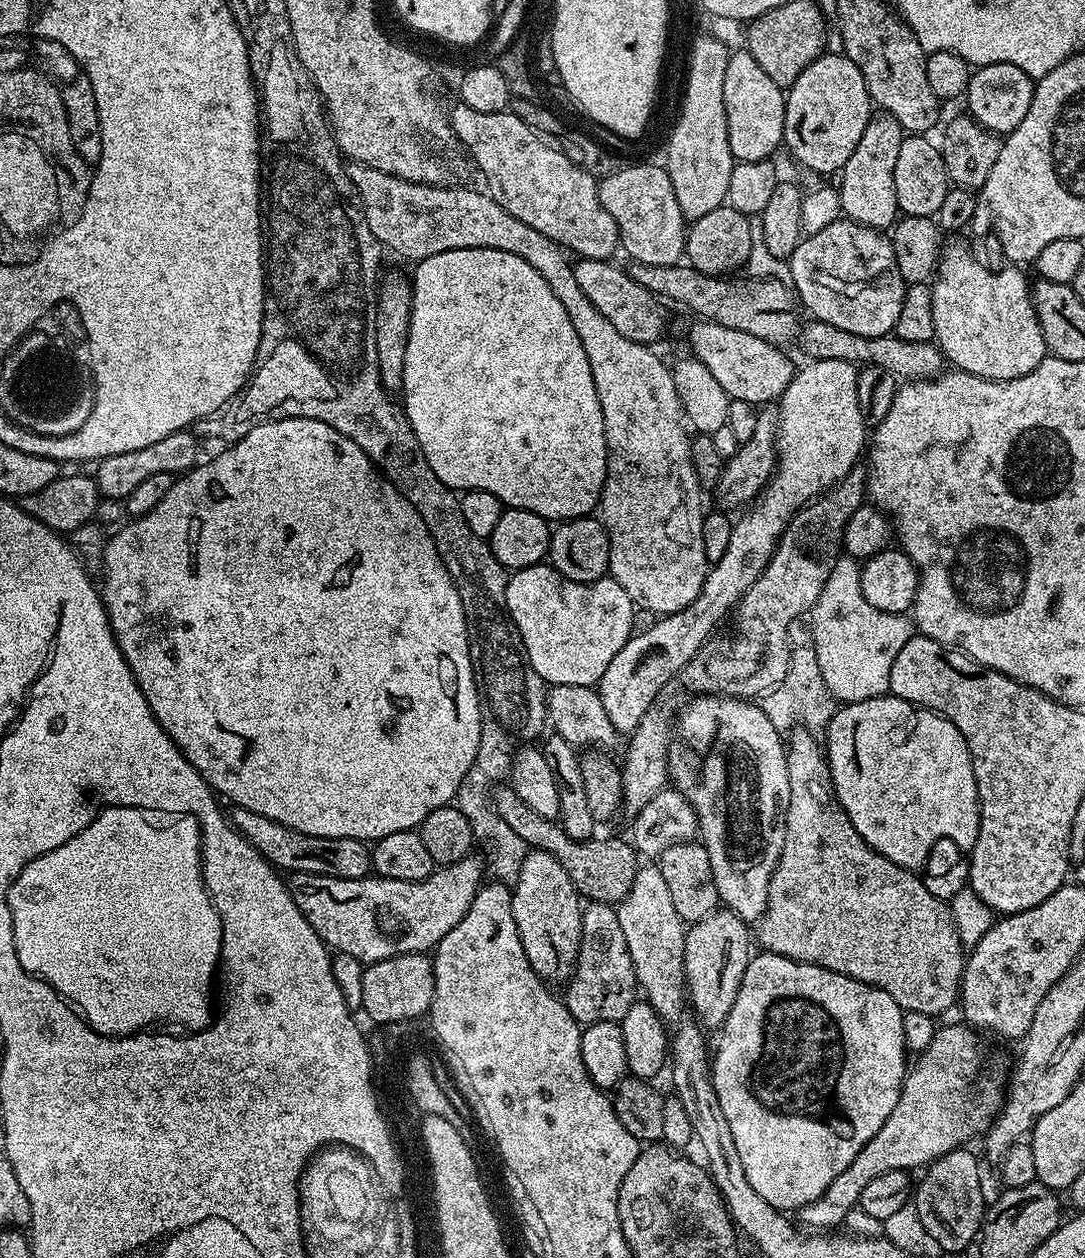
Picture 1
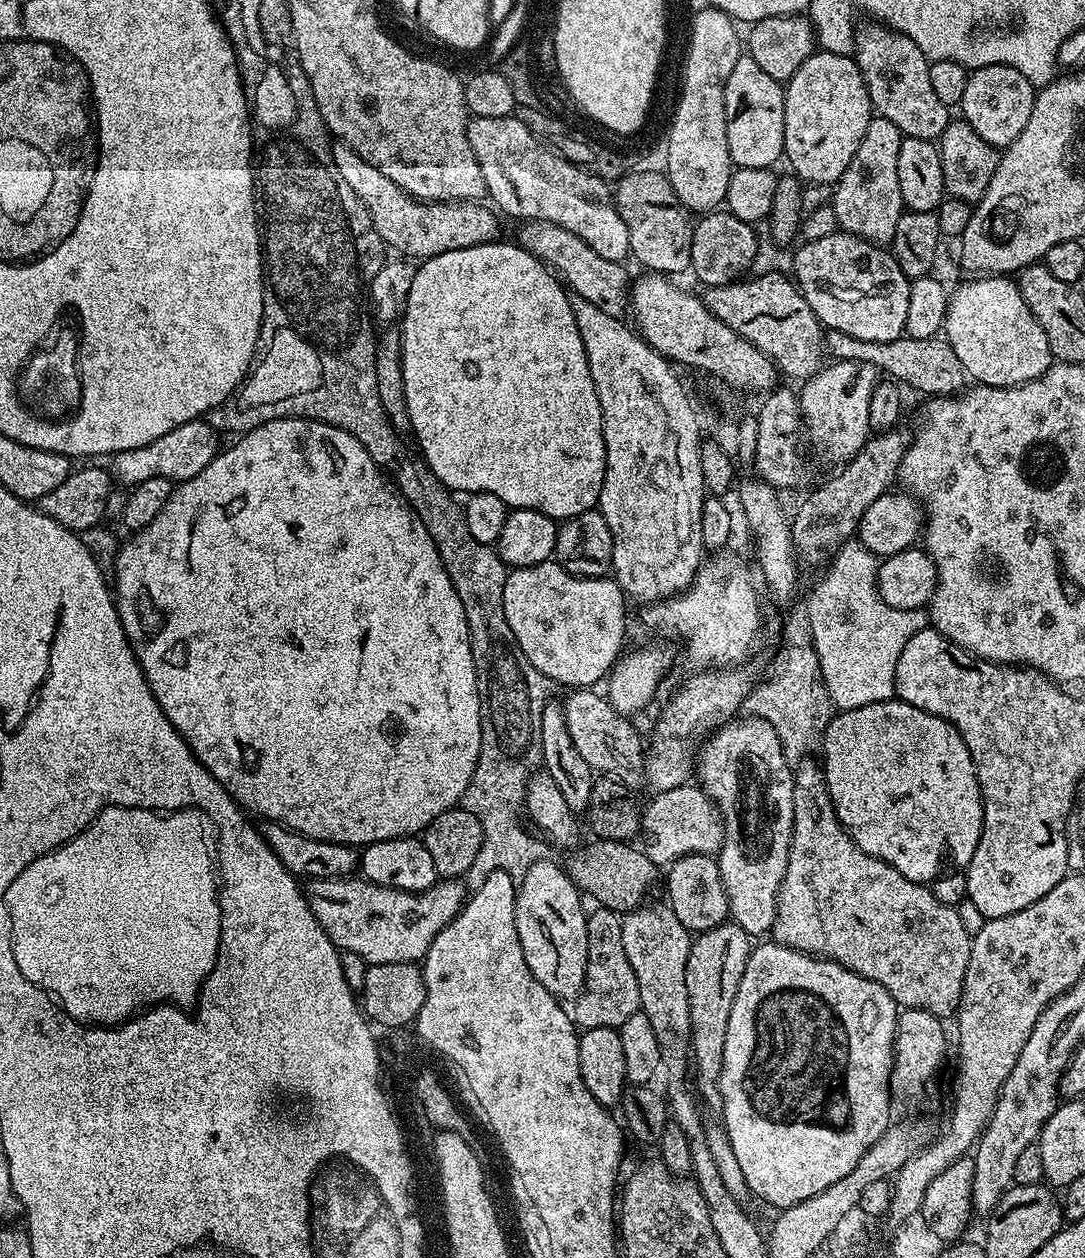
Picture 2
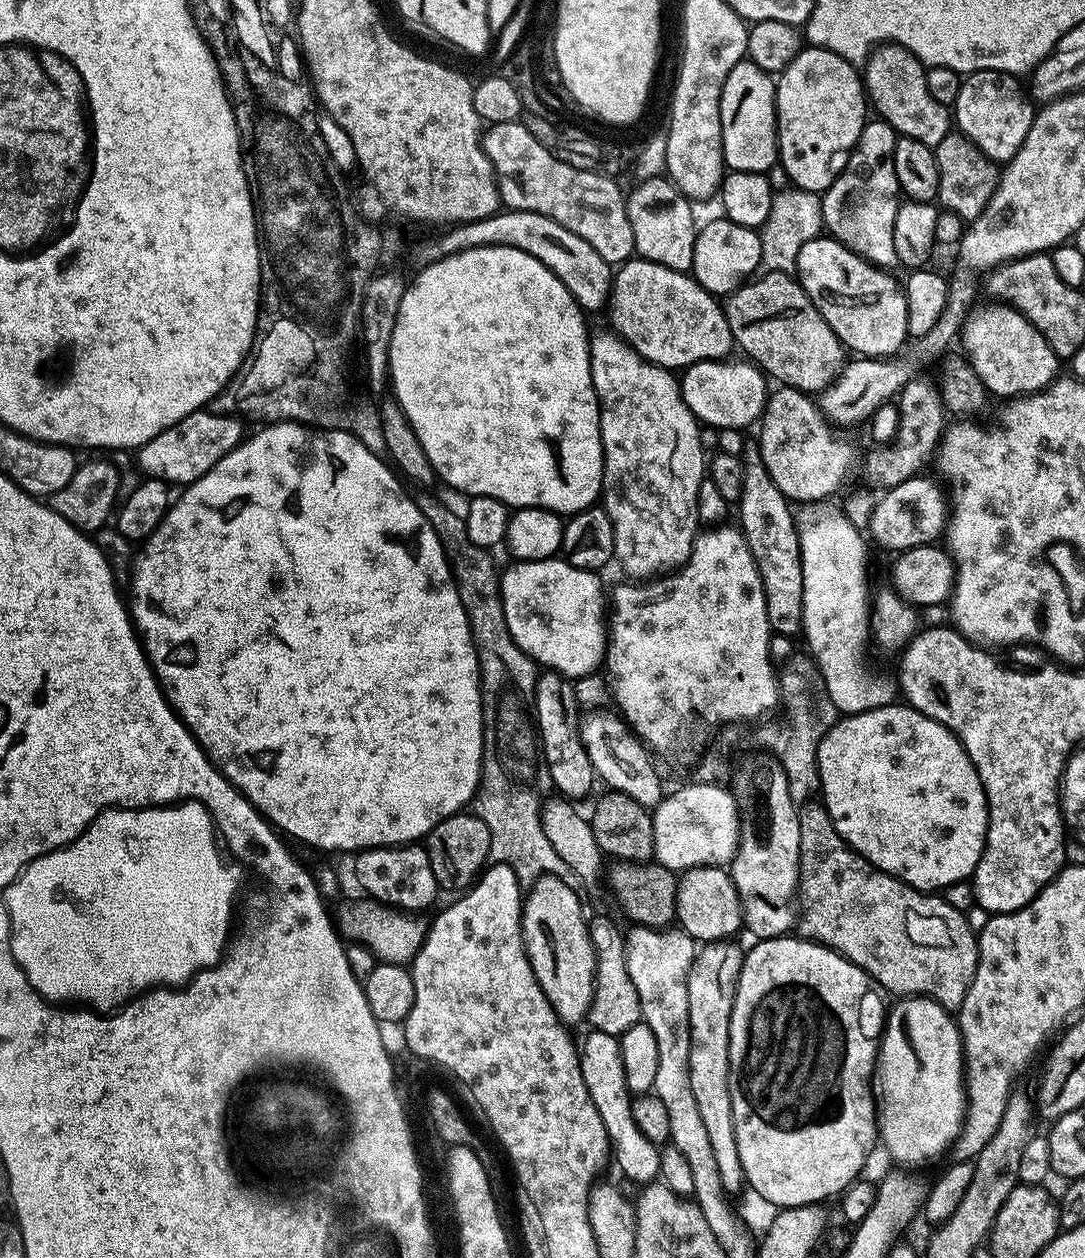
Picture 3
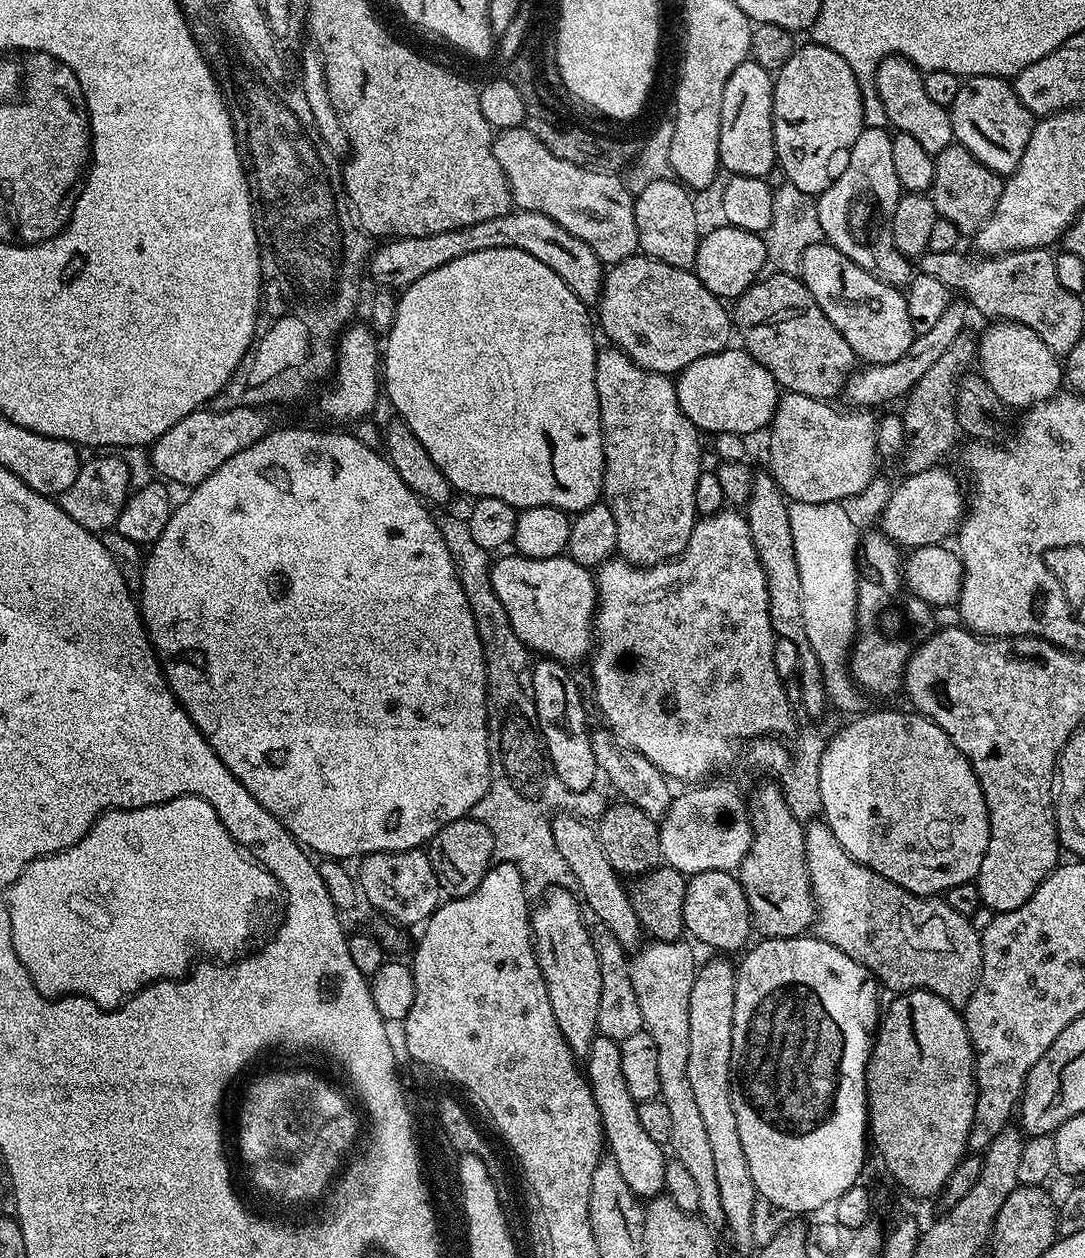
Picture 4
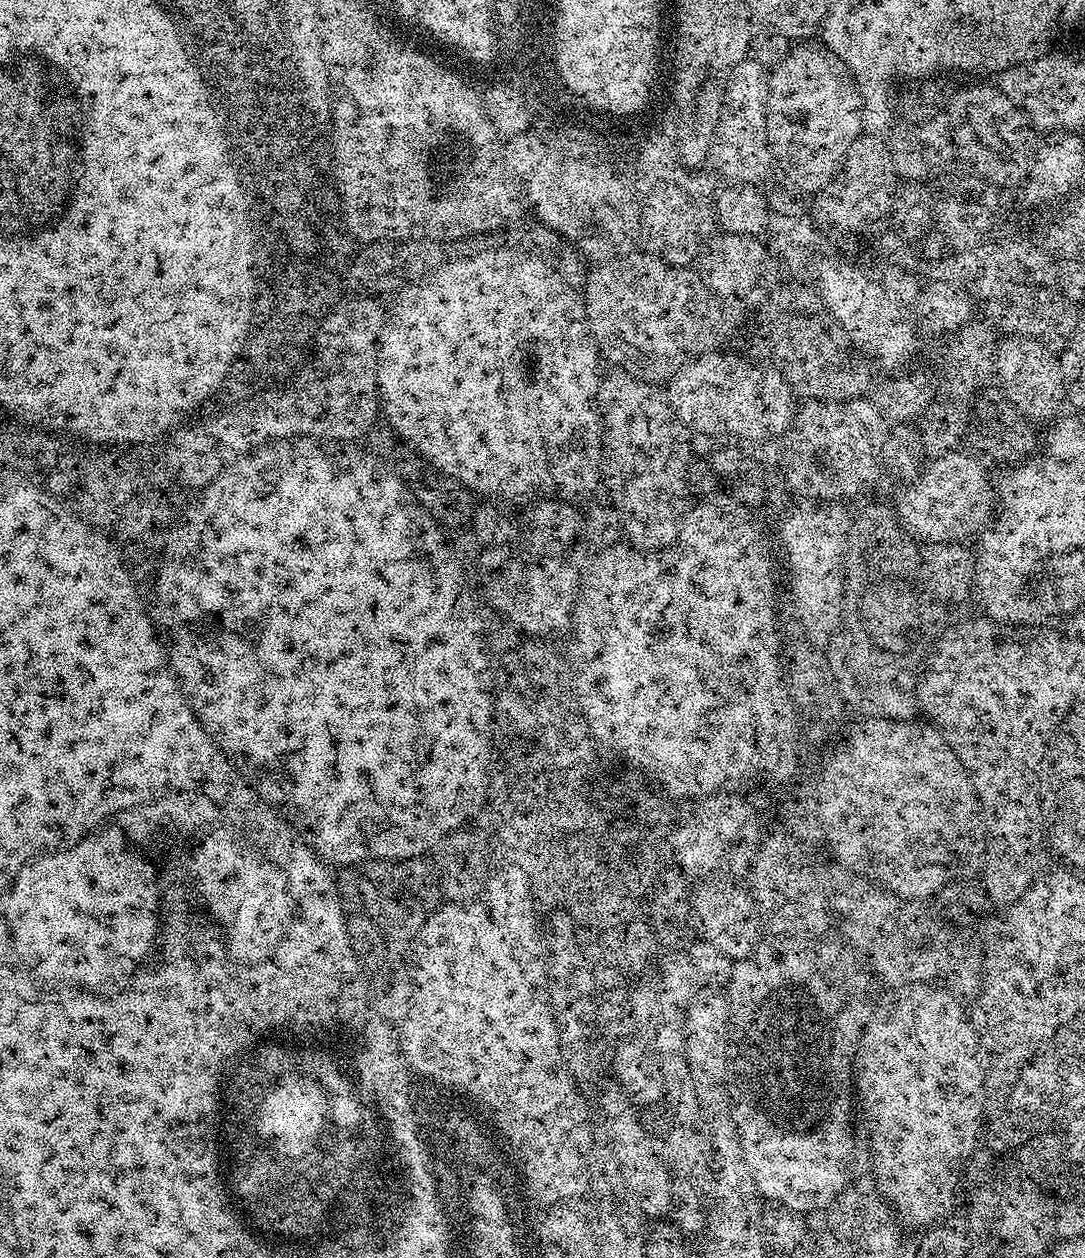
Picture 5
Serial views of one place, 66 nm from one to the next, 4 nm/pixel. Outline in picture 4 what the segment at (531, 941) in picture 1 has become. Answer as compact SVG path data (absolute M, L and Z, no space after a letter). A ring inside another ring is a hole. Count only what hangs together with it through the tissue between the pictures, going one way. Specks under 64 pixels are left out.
M550 888L539 900L540 905L537 908L535 905L530 912L536 961L550 994L550 1010L554 1010L558 1030L562 1030L564 1040L573 1053L584 1058L587 1057L592 1039L598 1035L598 998L602 998L602 974L592 945L590 928L584 925L585 913L581 901L568 889Z

